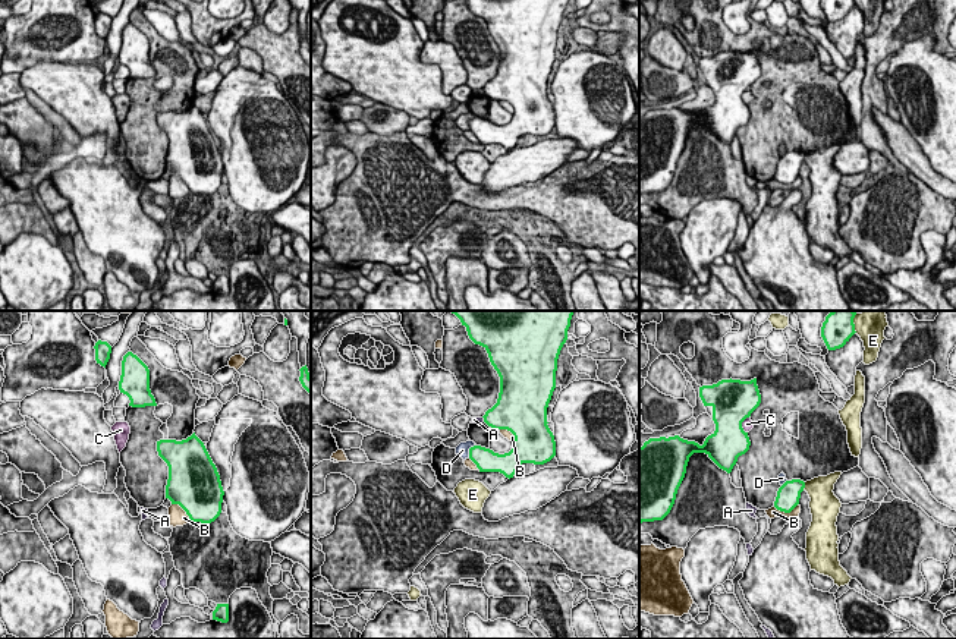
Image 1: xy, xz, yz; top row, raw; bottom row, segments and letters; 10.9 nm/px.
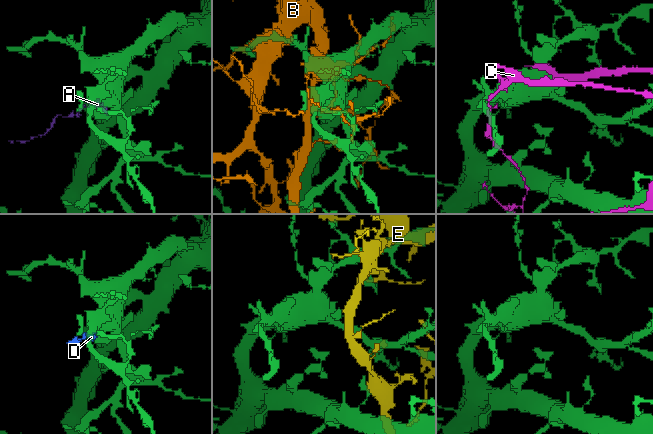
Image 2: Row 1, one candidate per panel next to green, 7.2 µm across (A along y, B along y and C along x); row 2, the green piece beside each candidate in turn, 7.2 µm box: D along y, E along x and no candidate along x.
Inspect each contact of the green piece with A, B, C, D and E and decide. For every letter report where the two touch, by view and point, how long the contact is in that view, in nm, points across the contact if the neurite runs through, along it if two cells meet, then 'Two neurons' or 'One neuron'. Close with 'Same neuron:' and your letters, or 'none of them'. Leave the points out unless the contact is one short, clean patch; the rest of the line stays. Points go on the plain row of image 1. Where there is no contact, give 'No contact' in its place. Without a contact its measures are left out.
A: Touches green at xz (484, 91). Shared border 70 nm. Boundary: xz (483, 88), (484, 93). Two neurons
B: Touches green at yz (786, 183). Shared border 280 nm. Two neurons
C: Touches green at yz (741, 97). Shared border 190 nm. Two neurons
D: Touches green at xz (469, 122). Shared border 180 nm. Two neurons
E: Touches green at yz (804, 157). Shared border 90 nm. Two neurons
Same neuron: none of them

